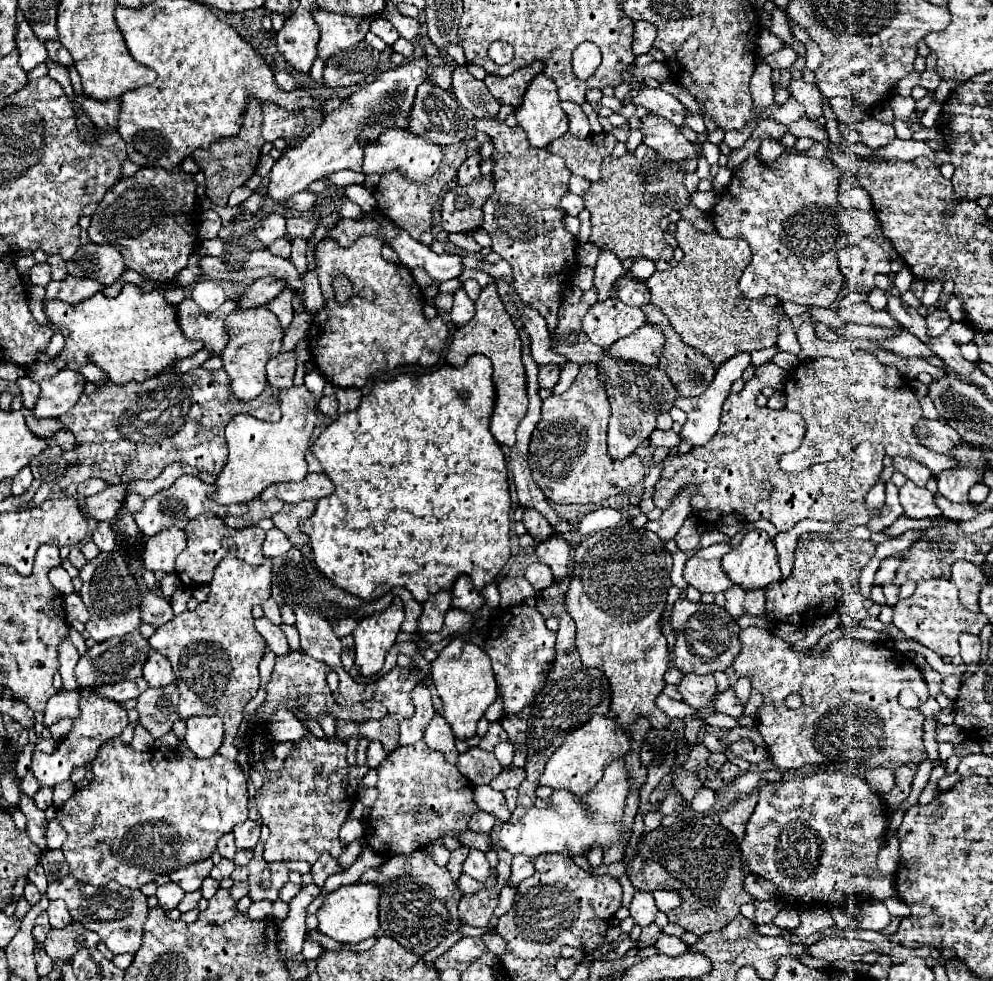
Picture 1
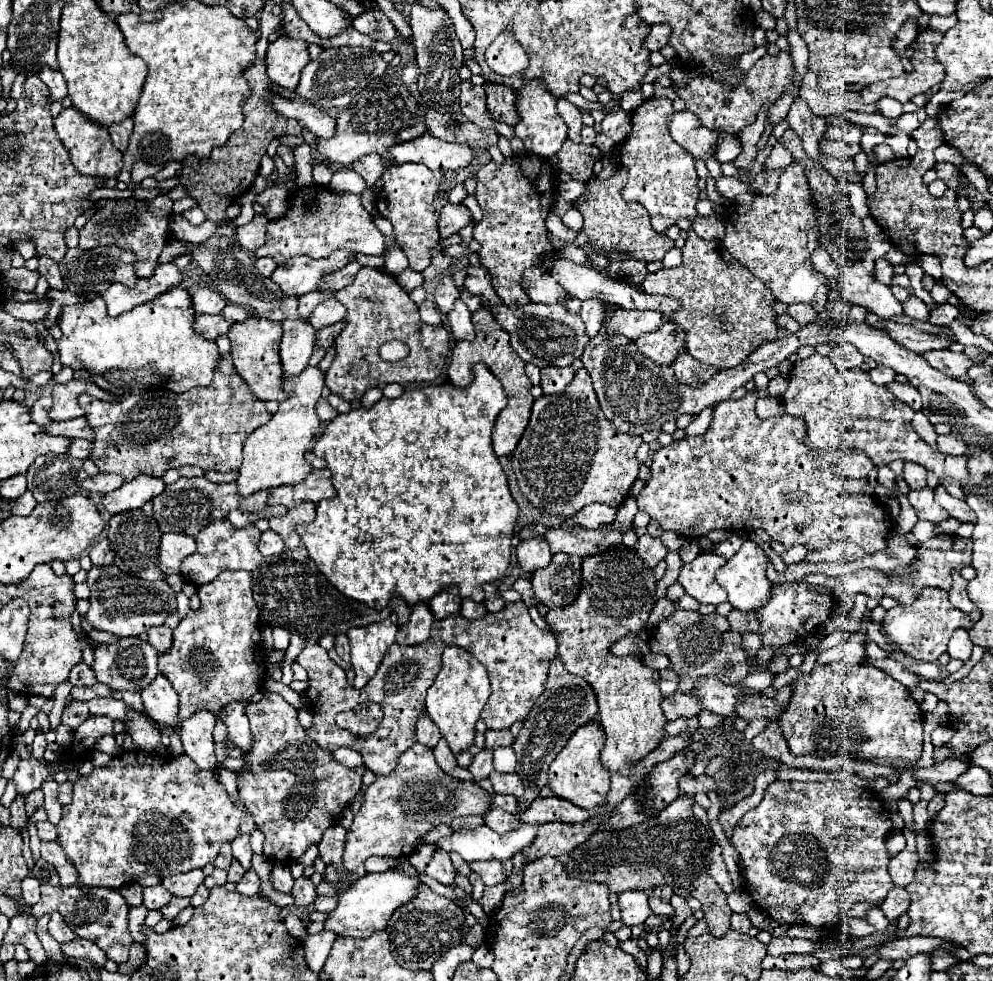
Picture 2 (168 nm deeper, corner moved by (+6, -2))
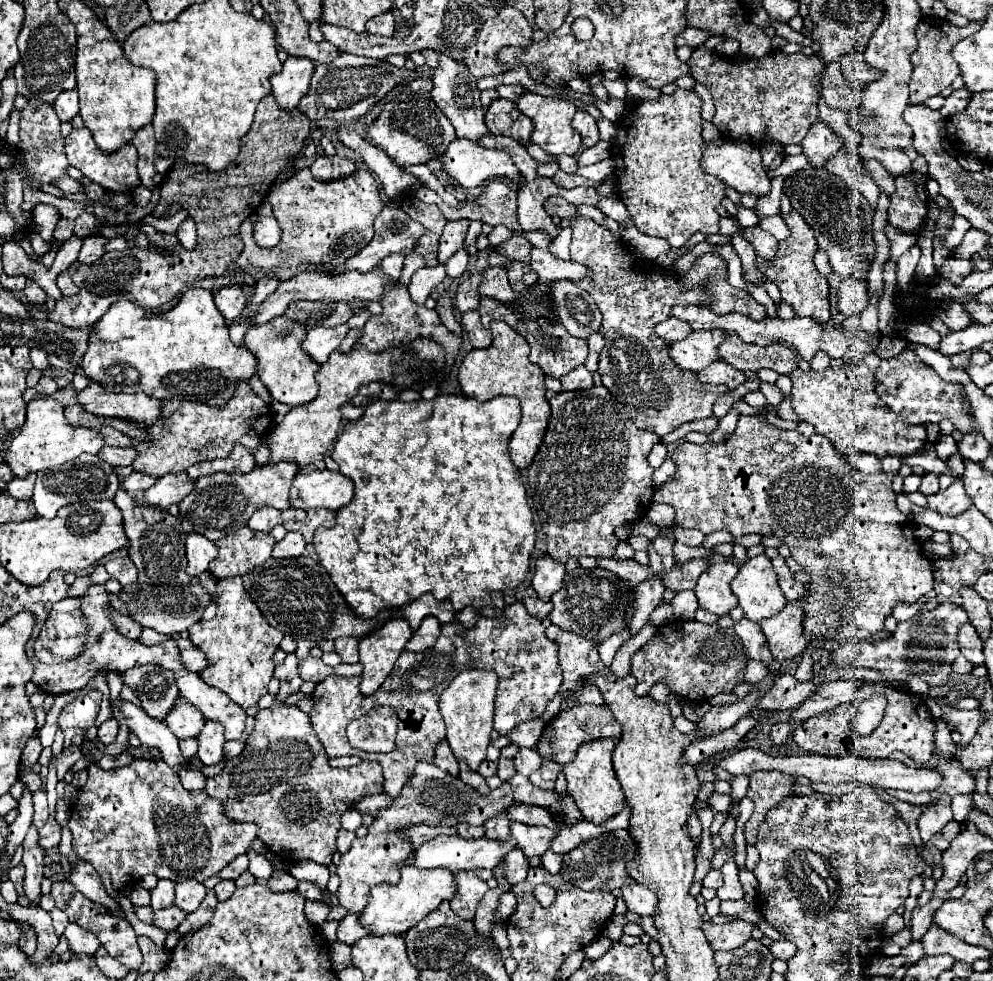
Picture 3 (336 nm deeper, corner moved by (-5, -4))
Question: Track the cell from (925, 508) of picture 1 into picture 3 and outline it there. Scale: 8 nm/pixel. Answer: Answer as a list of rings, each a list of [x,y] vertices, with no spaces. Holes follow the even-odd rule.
[[[954,481],[948,489],[928,495],[926,501],[928,501],[928,507],[940,515],[960,515],[972,505],[964,493],[962,481]]]

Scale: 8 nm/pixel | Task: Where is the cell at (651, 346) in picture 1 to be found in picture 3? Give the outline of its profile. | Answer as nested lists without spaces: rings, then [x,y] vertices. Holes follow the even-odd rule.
[[[710,329],[710,331],[692,331],[686,339],[678,343],[670,343],[668,353],[672,361],[686,371],[702,371],[718,357],[716,345],[724,339],[724,331]]]

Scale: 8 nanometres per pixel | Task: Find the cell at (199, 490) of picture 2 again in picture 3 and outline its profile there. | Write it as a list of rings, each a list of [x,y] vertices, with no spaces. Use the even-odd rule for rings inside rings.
[[[276,463],[266,467],[256,467],[250,473],[214,473],[196,479],[194,491],[182,499],[180,507],[180,523],[186,533],[204,535],[210,541],[218,541],[226,533],[234,533],[244,527],[250,515],[260,507],[288,509],[288,491],[292,487],[292,479],[298,473],[294,463]]]

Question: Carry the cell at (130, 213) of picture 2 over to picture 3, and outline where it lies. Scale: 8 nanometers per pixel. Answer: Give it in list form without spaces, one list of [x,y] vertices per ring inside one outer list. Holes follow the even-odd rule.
[[[96,233],[90,235],[90,237],[86,237],[86,239],[84,239],[84,245],[82,245],[82,249],[80,249],[78,261],[80,261],[80,263],[86,263],[86,265],[98,261],[98,259],[106,253],[106,243],[108,243],[108,241],[110,241],[108,237],[96,235]]]

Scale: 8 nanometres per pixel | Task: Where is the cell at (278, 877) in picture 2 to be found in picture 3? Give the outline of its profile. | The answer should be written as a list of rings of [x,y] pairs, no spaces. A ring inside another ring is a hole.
[[[298,881],[296,893],[300,893],[304,899],[310,899],[310,901],[316,901],[322,897],[322,891],[314,883],[308,883],[308,881]]]

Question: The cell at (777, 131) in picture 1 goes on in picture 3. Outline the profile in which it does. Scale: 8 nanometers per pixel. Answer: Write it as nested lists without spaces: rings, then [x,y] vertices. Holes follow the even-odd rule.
[[[818,121],[810,127],[800,147],[804,149],[804,155],[812,167],[824,167],[828,159],[832,159],[838,153],[842,141],[822,121]]]

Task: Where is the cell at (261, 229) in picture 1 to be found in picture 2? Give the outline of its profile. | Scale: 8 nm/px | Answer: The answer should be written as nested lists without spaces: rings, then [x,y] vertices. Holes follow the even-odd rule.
[[[255,215],[251,223],[247,223],[243,227],[237,227],[237,231],[235,231],[237,243],[243,249],[253,253],[255,249],[259,249],[265,243],[265,229],[267,229],[267,217],[265,215]]]

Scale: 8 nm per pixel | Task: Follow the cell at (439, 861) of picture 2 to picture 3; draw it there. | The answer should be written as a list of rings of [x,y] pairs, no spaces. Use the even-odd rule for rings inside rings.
[[[456,871],[454,873],[454,899],[450,899],[450,907],[462,917],[472,919],[478,903],[482,901],[482,895],[486,895],[488,885],[486,881],[478,879],[474,871]]]

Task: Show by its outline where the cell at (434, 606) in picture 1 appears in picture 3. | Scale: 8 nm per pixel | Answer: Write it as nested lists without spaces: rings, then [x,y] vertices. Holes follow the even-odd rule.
[[[424,617],[422,625],[414,631],[412,639],[406,643],[406,649],[408,651],[424,651],[428,647],[432,647],[436,643],[440,635],[440,623],[436,617]]]

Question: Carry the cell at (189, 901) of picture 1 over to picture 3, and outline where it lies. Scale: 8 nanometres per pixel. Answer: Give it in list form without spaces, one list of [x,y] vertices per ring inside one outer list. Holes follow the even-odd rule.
[[[172,905],[168,909],[162,909],[162,911],[156,911],[154,915],[154,925],[164,929],[164,931],[174,931],[182,921],[186,919],[186,913],[180,911],[180,907]]]

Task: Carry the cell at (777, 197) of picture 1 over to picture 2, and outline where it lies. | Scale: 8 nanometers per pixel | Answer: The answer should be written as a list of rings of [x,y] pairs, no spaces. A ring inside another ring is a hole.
[[[791,163],[781,175],[777,193],[757,195],[753,207],[741,207],[731,203],[727,207],[727,235],[723,245],[727,251],[759,277],[773,293],[773,297],[785,305],[809,303],[817,313],[825,309],[829,281],[815,273],[811,265],[811,253],[819,247],[819,229],[815,225],[815,207],[811,203],[809,185],[803,177],[803,167]]]

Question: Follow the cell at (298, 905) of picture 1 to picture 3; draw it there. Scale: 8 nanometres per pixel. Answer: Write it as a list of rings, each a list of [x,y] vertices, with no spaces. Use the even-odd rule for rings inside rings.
[[[300,861],[290,865],[290,875],[294,875],[298,881],[312,881],[316,887],[322,887],[322,891],[326,889],[326,883],[330,877],[326,865],[318,865],[310,861]]]

